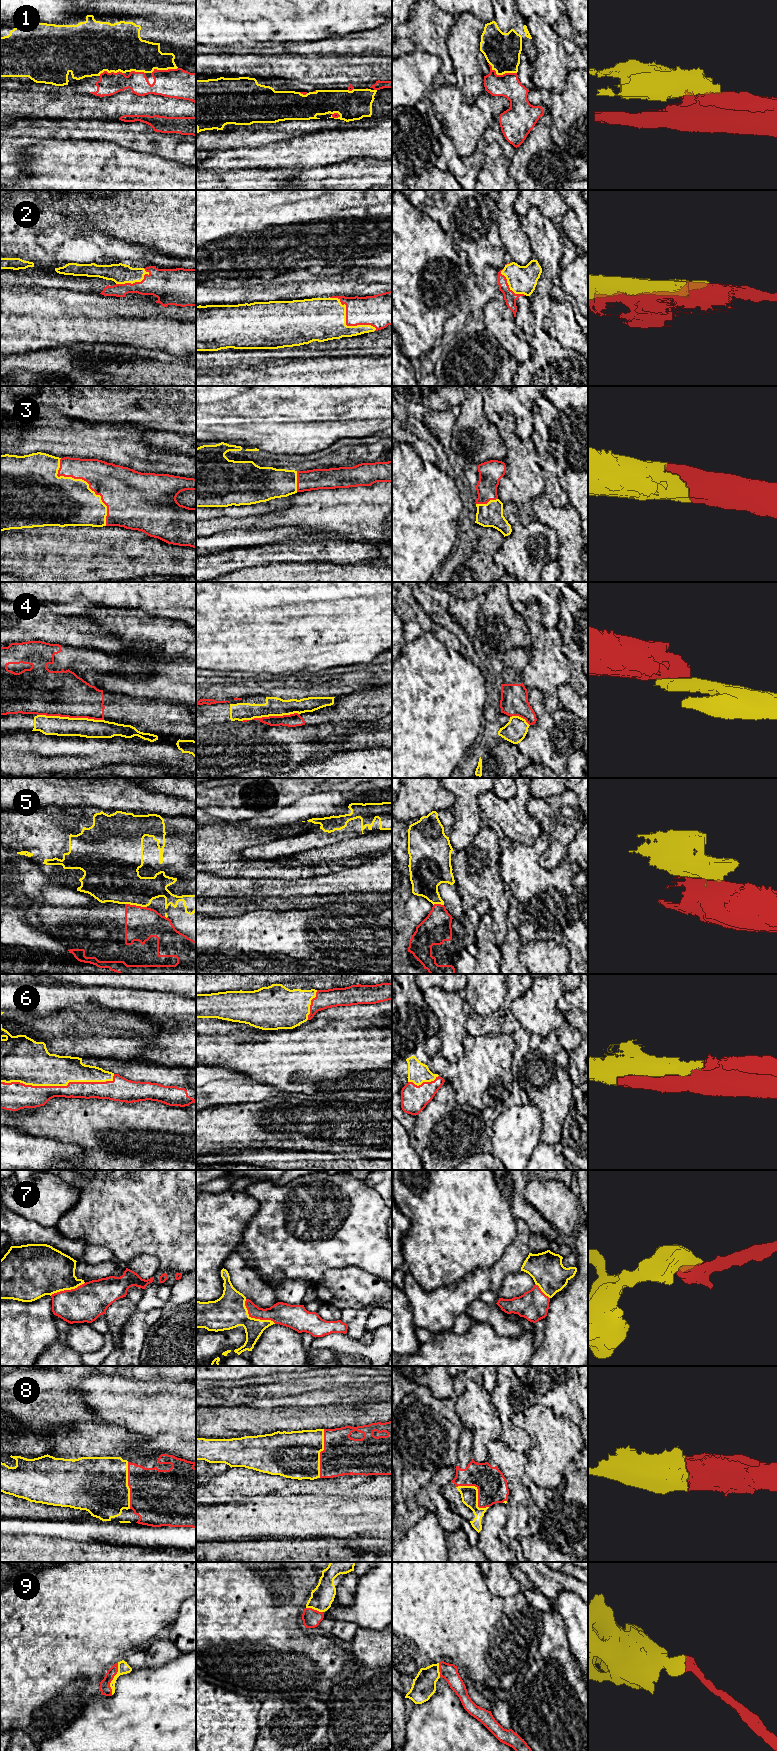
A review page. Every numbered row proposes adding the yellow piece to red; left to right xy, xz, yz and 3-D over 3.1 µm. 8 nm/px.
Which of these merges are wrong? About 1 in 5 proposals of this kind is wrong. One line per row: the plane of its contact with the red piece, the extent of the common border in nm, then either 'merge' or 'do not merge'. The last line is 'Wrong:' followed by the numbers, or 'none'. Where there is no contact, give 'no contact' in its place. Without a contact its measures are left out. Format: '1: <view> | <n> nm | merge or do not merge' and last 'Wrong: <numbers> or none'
1: yz | 240 nm | do not merge
2: xz | 460 nm | merge
3: xy | 650 nm | merge
4: xy | 550 nm | do not merge
5: xy | 180 nm | do not merge
6: xy | 900 nm | merge
7: xz | 320 nm | merge
8: yz | 320 nm | merge
9: xy | 280 nm | merge
Wrong: 1, 4, 5

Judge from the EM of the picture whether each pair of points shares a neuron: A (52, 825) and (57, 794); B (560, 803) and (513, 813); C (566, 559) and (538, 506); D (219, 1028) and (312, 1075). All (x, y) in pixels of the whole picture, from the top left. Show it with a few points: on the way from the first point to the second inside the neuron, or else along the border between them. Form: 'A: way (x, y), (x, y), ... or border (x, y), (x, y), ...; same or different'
A: border (43, 805), (78, 806); different
B: border (526, 808), (541, 828); different
C: way (566, 546), (566, 533), (551, 518); same
D: border (208, 1034), (233, 1034), (244, 1038); different

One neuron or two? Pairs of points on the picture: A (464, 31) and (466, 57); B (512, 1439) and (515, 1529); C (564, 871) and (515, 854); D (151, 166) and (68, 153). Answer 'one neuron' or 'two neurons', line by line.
A: one neuron
B: two neurons
C: one neuron
D: one neuron

